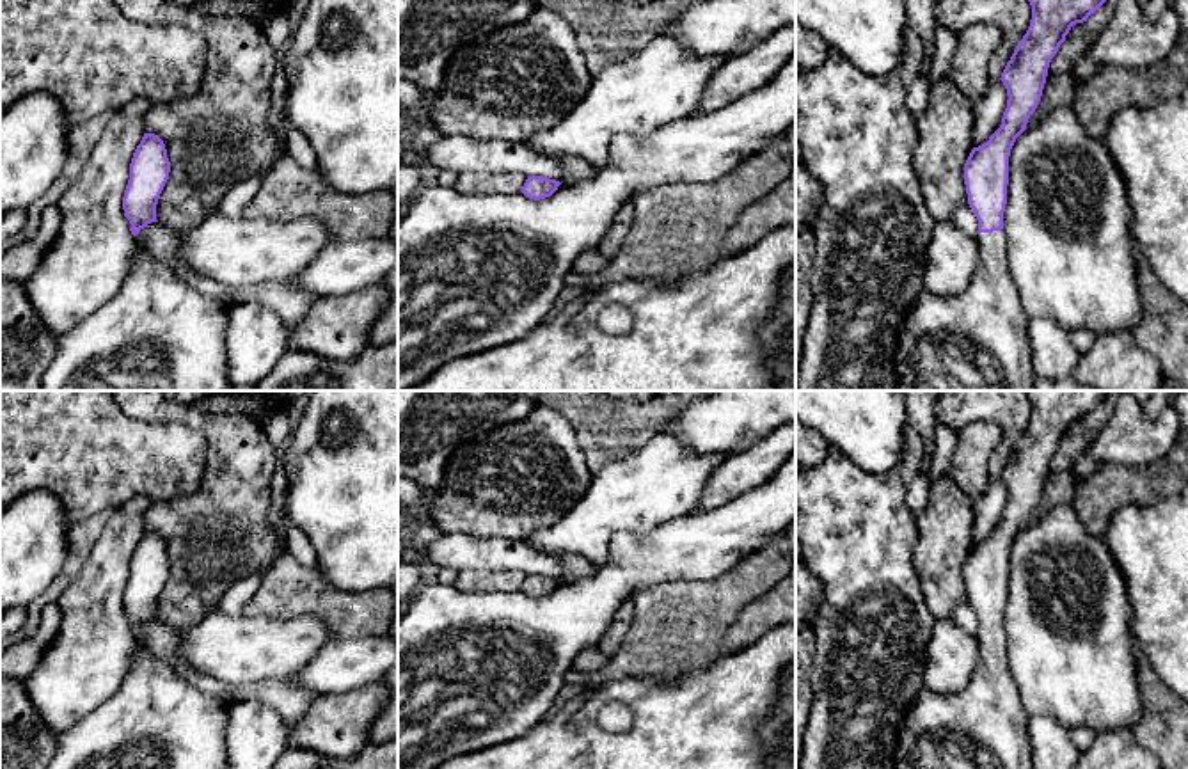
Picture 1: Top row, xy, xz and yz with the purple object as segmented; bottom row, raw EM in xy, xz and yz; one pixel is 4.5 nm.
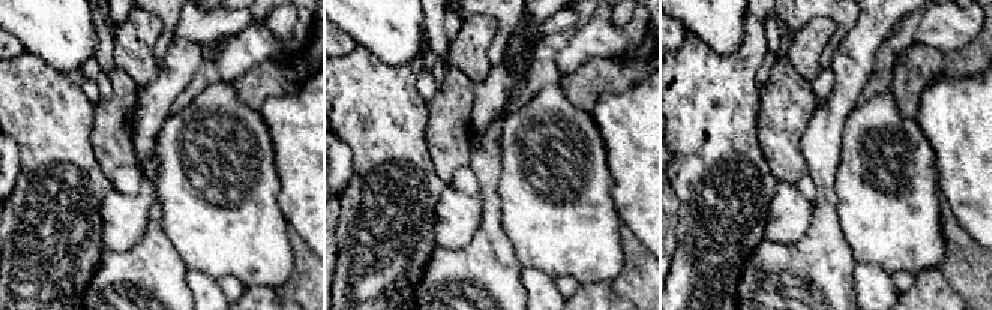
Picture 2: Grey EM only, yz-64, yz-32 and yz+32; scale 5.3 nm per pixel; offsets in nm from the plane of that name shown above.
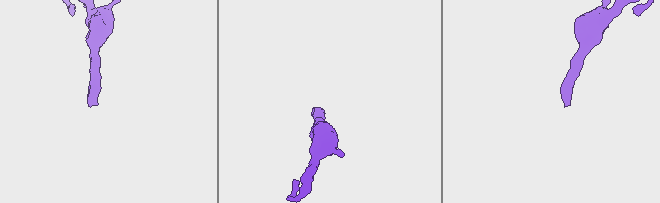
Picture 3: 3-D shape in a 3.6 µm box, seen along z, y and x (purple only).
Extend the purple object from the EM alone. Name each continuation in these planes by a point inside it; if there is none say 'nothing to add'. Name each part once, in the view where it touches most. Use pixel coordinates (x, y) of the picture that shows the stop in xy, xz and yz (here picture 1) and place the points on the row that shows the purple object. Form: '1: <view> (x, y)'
1: yz (977, 340)

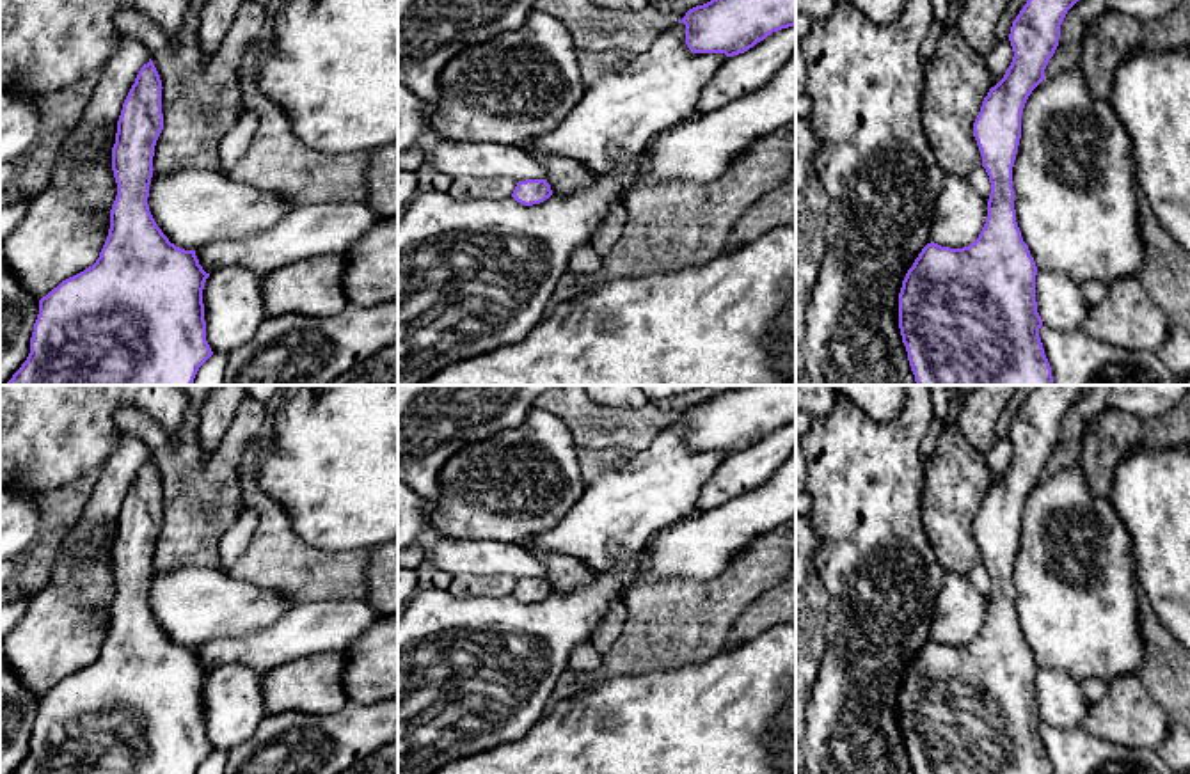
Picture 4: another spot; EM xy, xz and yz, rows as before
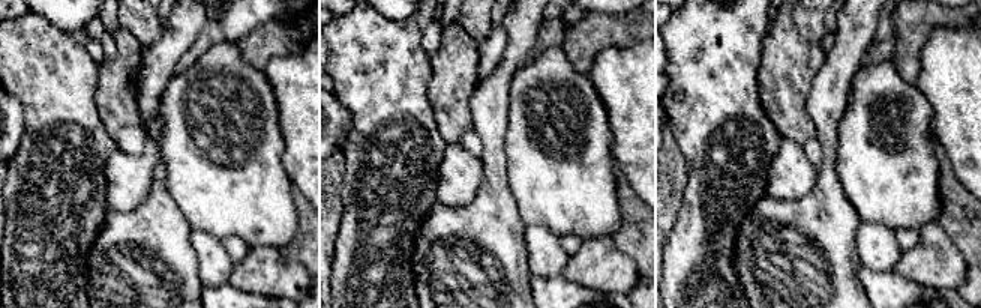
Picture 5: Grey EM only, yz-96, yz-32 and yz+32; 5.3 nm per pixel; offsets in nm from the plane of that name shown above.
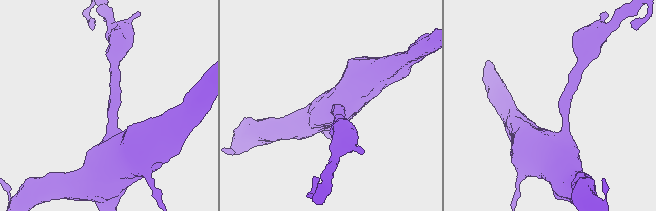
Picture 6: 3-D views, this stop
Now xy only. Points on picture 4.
nothing to add

